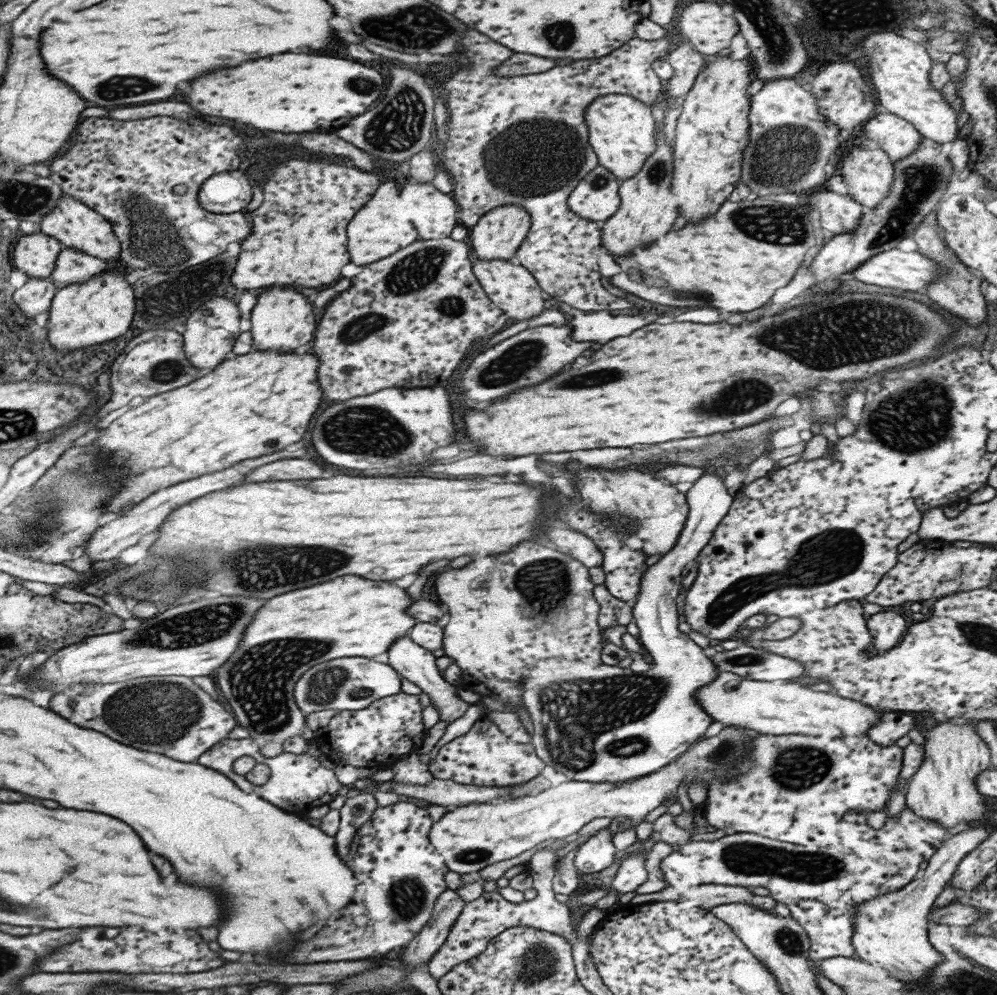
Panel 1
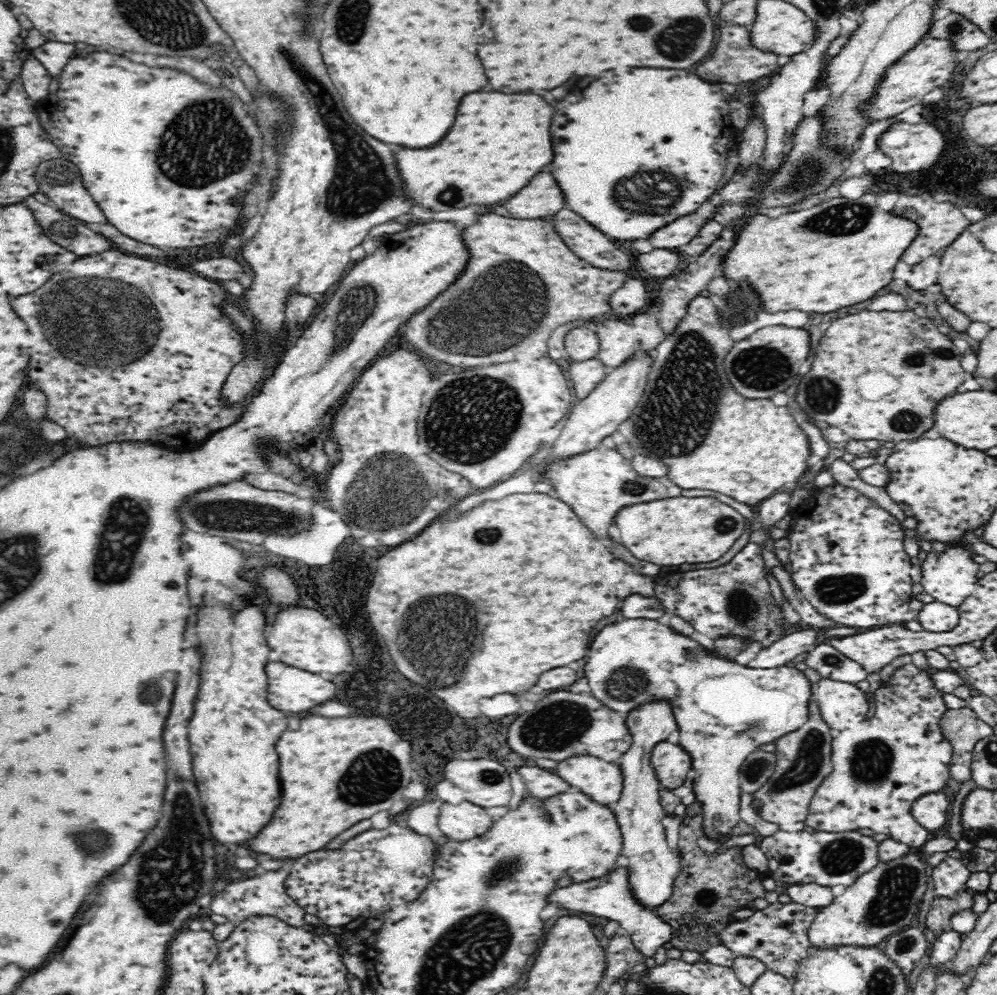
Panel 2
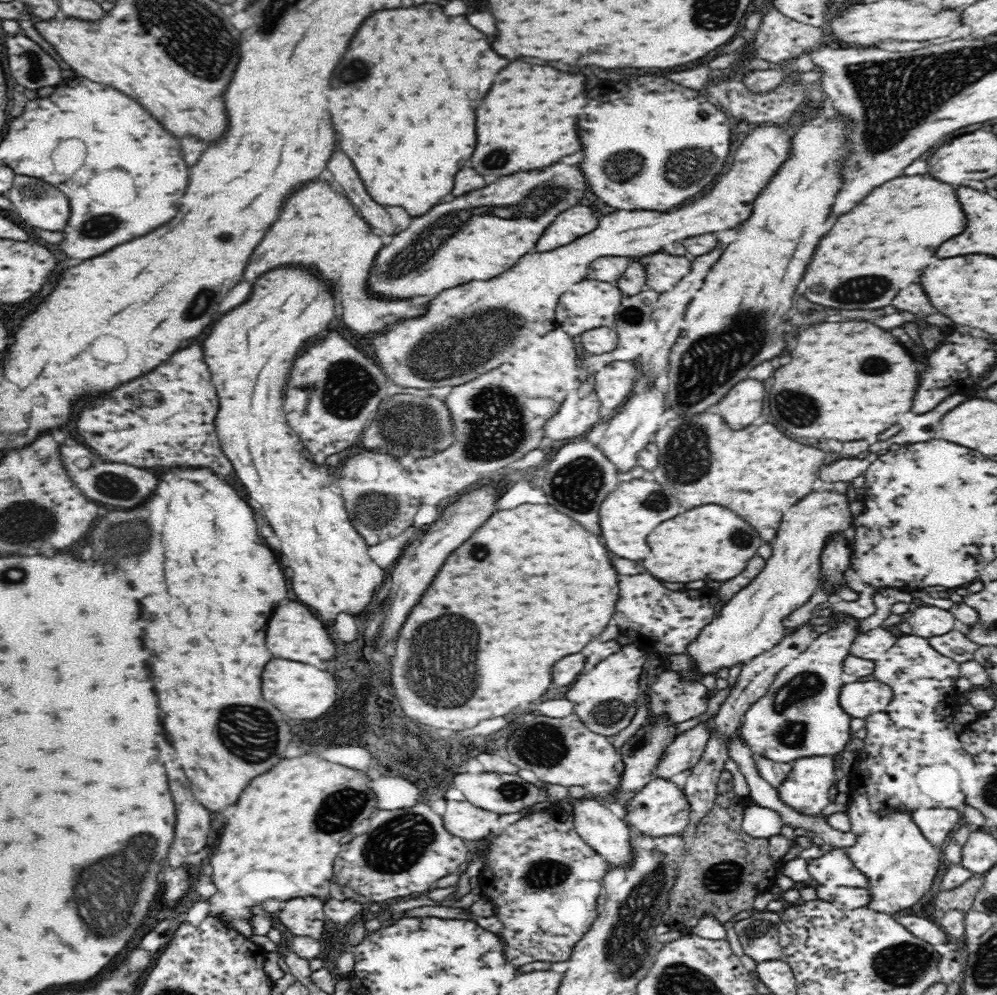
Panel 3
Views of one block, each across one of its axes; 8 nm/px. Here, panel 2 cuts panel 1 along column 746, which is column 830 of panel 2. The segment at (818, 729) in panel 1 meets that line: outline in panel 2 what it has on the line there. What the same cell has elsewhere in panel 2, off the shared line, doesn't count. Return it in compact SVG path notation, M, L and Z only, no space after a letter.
M822 678L816 686L811 686L811 698L818 704L821 718L833 733L846 730L862 723L868 714L868 702L865 693L852 683L839 682L830 678Z

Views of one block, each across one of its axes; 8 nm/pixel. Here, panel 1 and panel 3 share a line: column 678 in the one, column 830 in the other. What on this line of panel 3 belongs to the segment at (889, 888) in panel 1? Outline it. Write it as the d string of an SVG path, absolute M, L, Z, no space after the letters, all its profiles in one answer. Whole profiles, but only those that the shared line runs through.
M832 847L824 855L808 859L809 880L820 884L836 884L854 888L866 888L868 877L855 866L843 848Z

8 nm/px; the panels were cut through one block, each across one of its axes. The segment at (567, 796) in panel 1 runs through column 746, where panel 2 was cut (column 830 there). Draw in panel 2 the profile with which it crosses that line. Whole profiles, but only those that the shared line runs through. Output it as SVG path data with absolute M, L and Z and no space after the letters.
M812 698L808 702L808 711L808 721L798 730L788 732L775 741L775 770L772 776L752 794L754 800L760 800L760 806L757 808L760 819L776 826L805 822L818 785L832 772L831 743L834 734L824 723L818 704Z

